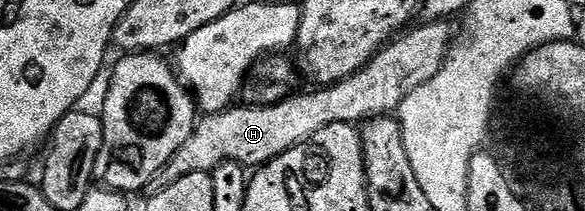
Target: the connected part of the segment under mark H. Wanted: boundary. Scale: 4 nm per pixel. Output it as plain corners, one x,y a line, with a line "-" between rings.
422,22
419,25
419,28
411,27
403,31
381,48
360,71
340,82
310,90
314,92
299,91
275,104
259,106
243,103
242,108
234,106
224,112
203,115
195,123
188,142
184,142
184,146
180,146
180,150
176,150
176,154
172,154
170,161
162,167
162,171
152,178
149,191
155,193
164,190
172,186
172,182
184,178
184,174
211,173
216,166
229,160
235,160
247,169
257,170
269,160
292,150
292,146
312,138
312,134
324,130
324,126
358,126
373,116
397,113
400,102
404,102
412,90
436,78
452,47
449,23

